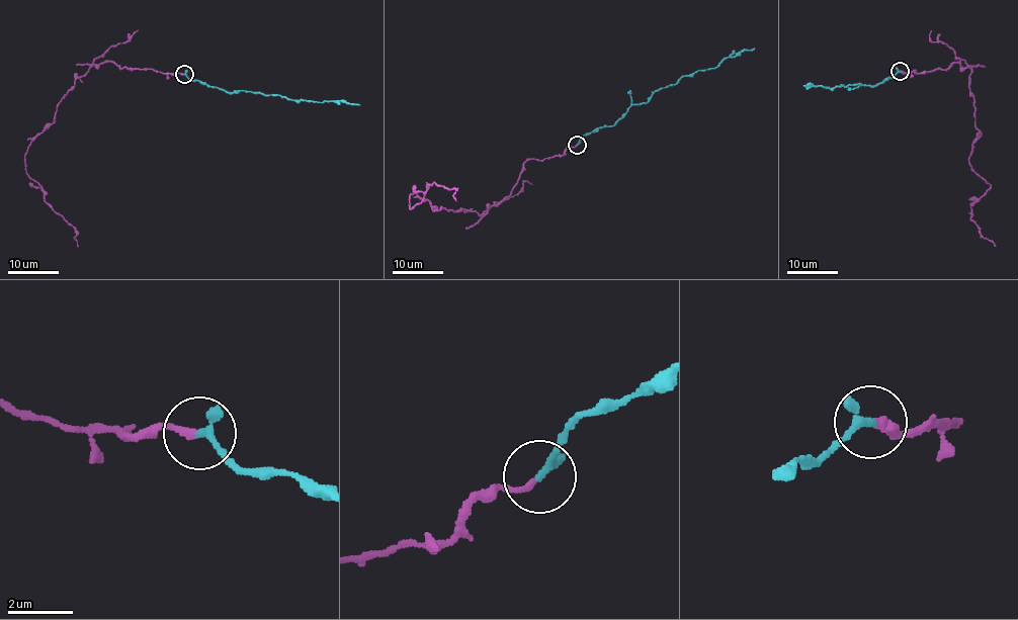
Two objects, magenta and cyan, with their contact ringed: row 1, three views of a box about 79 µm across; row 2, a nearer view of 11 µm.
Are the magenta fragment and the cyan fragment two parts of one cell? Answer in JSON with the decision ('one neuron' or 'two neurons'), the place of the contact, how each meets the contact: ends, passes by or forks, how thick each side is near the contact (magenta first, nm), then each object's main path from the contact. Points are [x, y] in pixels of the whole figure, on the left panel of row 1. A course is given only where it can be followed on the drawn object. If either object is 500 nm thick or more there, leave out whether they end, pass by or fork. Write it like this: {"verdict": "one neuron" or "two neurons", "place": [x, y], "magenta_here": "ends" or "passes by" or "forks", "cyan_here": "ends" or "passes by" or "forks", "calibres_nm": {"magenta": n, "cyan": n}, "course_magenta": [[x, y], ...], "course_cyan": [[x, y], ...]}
{"verdict": "two neurons", "place": [184, 74], "magenta_here": "ends", "cyan_here": "ends", "calibres_nm": {"magenta": 190, "cyan": 300}, "course_magenta": [[183, 74], [92, 65], [30, 142], [25, 171], [75, 230], [78, 246]], "course_cyan": [[183, 74], [229, 92], [239, 90], [282, 95], [290, 100], [344, 100], [360, 105]]}

